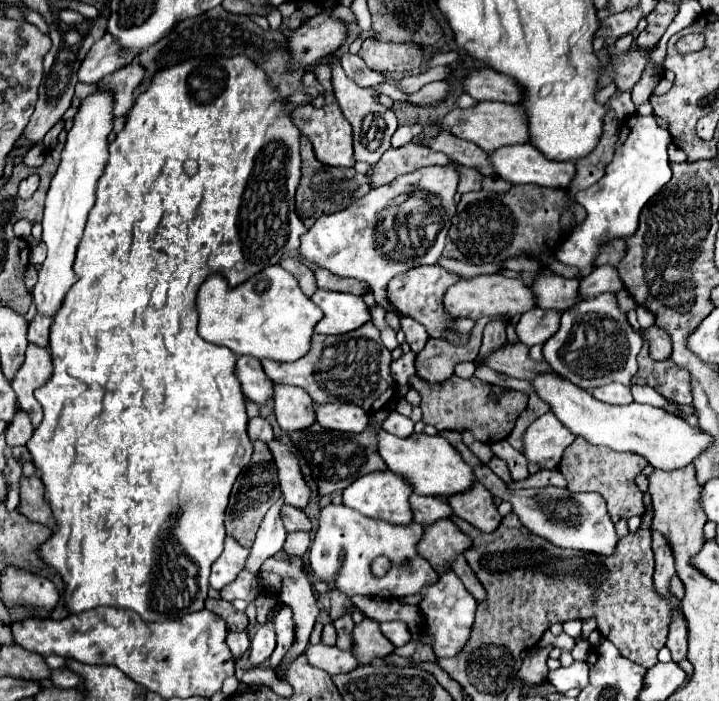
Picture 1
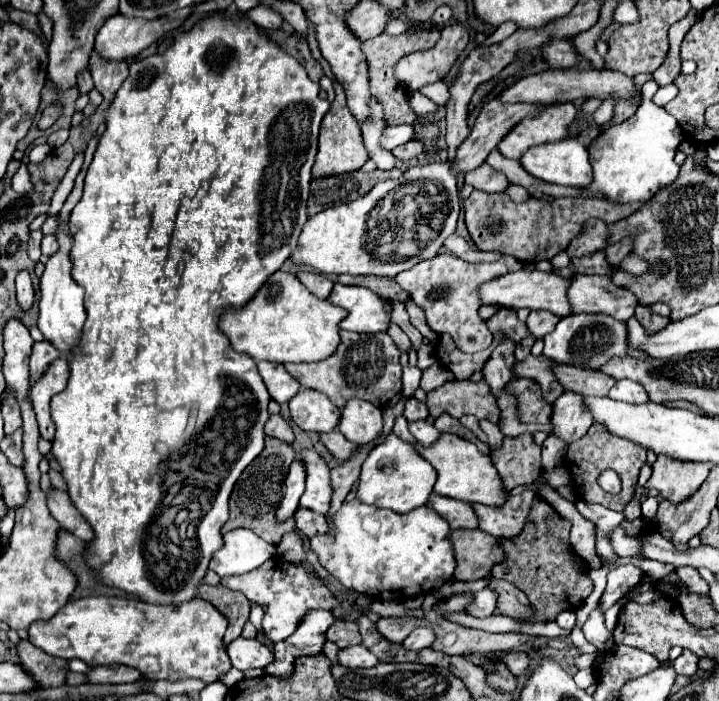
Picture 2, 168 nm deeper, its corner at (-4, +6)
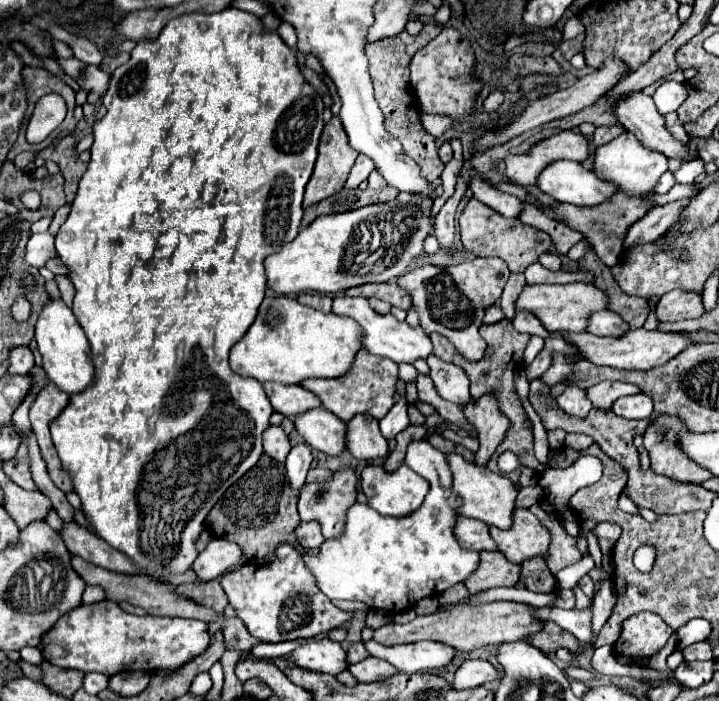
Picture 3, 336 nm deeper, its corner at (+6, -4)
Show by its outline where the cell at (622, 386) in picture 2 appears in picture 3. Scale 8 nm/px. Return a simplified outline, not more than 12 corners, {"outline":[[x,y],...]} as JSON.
{"outline":[[644,393],[622,397],[612,411],[624,419],[652,415],[652,399]]}

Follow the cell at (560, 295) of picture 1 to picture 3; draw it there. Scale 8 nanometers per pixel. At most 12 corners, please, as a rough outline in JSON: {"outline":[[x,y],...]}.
{"outline":[[614,311],[590,317],[592,335],[622,337],[628,323]]}

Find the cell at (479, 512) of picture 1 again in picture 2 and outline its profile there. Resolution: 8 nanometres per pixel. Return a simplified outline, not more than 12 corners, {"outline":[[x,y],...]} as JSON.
{"outline":[[524,489],[500,507],[474,503],[478,527],[514,537],[524,527],[536,493]]}

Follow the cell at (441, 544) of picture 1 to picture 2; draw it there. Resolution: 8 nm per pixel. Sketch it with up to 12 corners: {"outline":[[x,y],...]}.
{"outline":[[452,529],[454,581],[486,577],[504,559],[496,537]]}

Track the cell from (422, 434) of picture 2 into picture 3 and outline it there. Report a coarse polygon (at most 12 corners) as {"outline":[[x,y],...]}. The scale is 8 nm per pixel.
{"outline":[[422,439],[412,515],[356,503],[344,535],[304,555],[328,599],[400,613],[464,581],[462,499]]}

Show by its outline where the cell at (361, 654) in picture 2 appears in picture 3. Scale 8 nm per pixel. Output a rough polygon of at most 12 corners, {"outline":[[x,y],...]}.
{"outline":[[368,657],[350,665],[360,683],[384,681],[398,669],[384,659]]}

